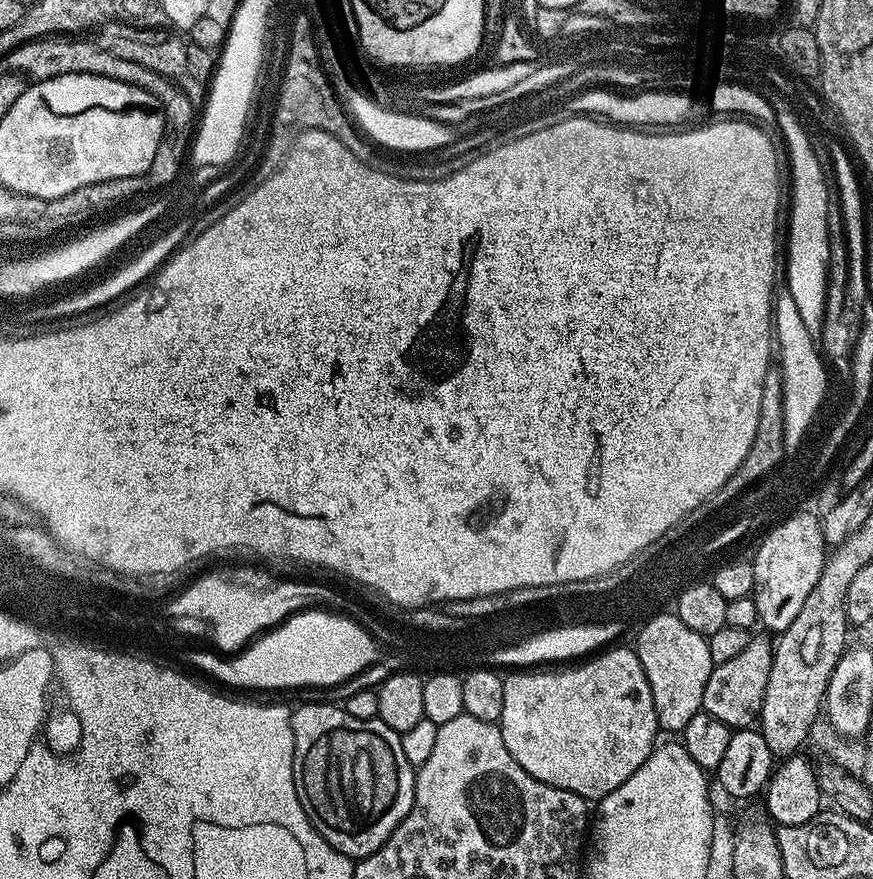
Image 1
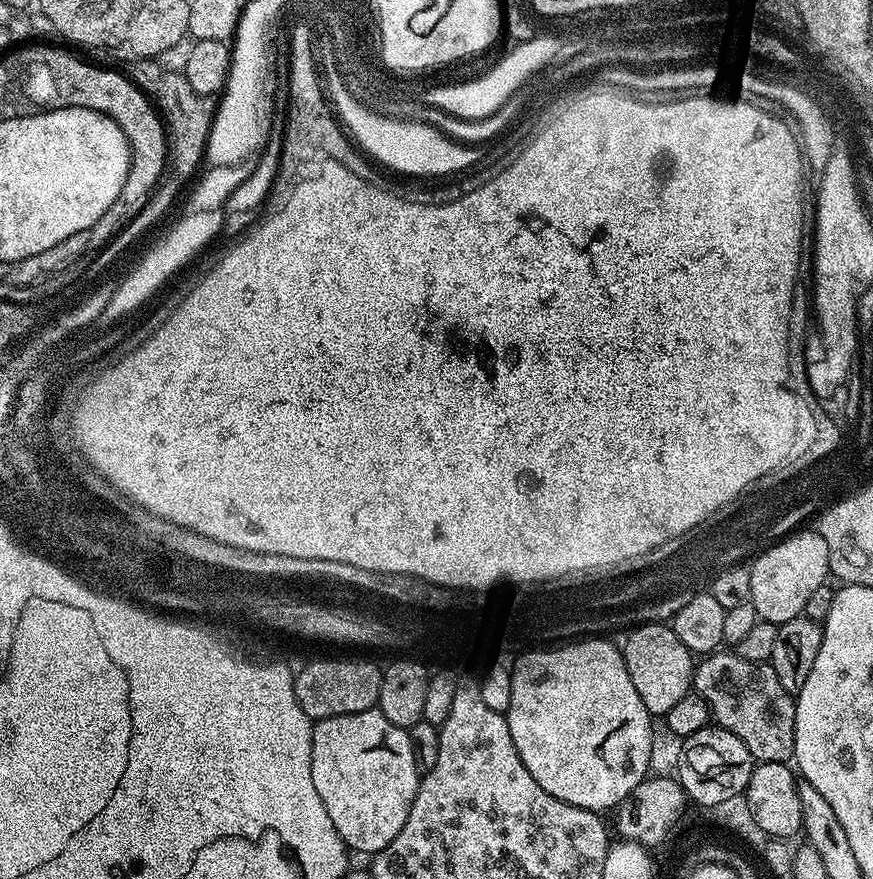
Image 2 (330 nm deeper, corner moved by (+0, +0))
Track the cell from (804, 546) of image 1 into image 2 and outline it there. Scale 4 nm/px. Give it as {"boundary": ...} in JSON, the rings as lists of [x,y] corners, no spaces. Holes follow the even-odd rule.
{"boundary":[[[816,530],[802,531],[793,531],[751,561],[750,602],[760,620],[777,626],[790,622],[803,613],[806,602],[810,602],[810,594],[825,587],[827,580],[824,579],[829,579],[826,538],[822,538]]]}

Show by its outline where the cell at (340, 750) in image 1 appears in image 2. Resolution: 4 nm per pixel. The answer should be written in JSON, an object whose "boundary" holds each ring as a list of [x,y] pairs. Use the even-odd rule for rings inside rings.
{"boundary":[[[376,708],[313,723],[314,790],[318,790],[334,830],[353,853],[380,852],[406,826],[421,775],[408,729],[394,726]]]}

